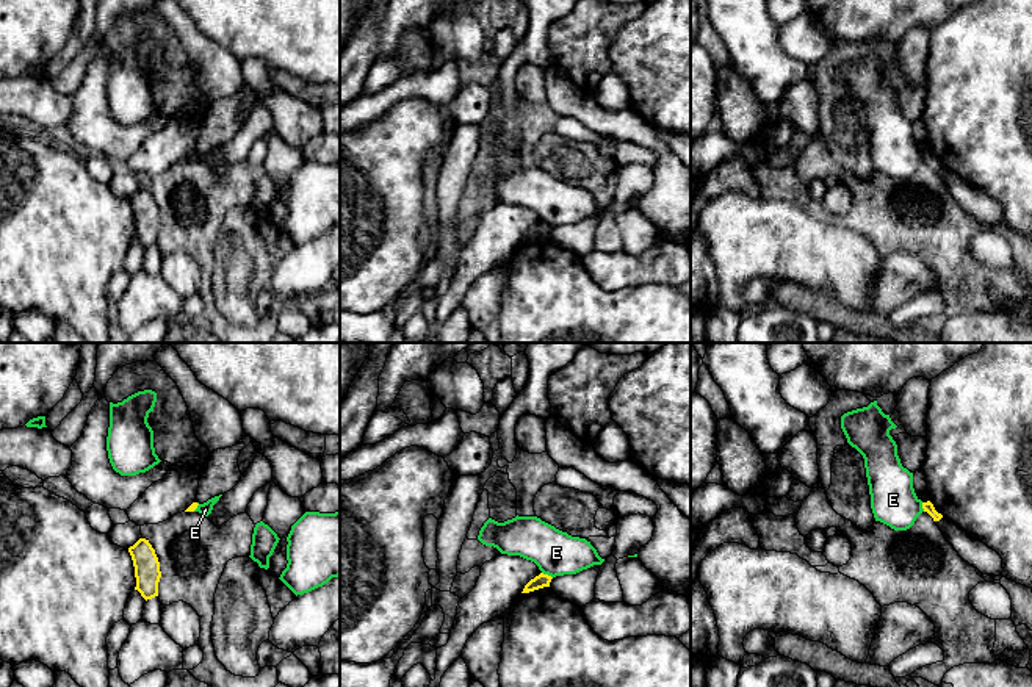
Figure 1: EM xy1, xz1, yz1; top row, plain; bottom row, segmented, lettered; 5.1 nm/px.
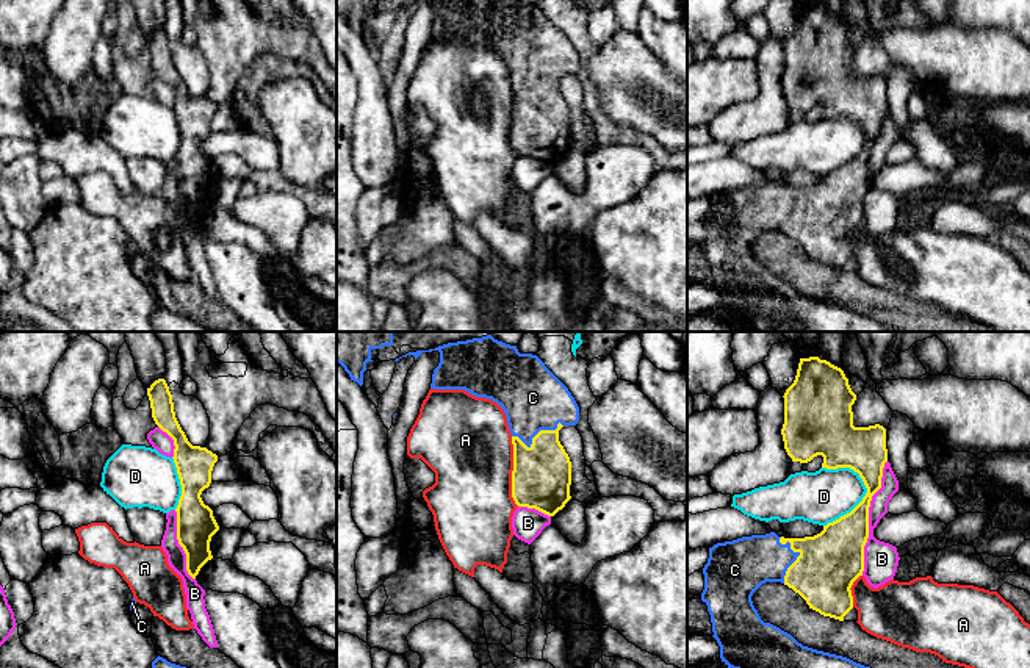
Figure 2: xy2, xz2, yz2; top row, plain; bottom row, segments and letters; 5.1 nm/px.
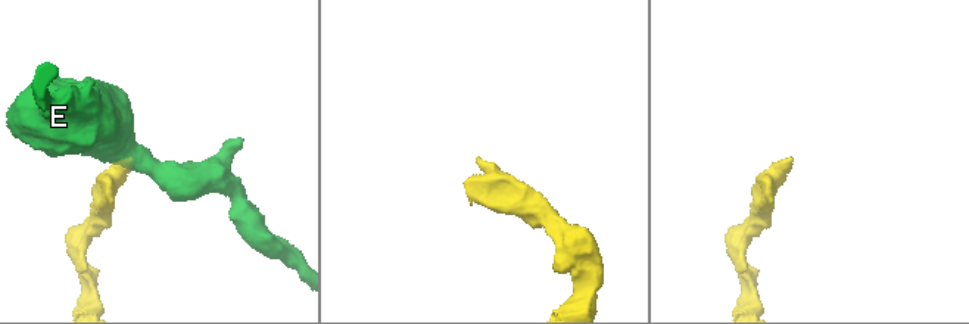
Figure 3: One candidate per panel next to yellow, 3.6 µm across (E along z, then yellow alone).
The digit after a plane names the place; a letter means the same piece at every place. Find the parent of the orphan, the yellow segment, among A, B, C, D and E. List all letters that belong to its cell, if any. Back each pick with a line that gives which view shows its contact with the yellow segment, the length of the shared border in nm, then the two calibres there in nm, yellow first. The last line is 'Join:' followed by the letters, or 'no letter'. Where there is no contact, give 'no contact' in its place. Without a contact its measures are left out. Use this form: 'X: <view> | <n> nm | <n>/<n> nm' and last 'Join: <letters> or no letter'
C: xz2 | 280 nm | 300/320 nm
Join: C

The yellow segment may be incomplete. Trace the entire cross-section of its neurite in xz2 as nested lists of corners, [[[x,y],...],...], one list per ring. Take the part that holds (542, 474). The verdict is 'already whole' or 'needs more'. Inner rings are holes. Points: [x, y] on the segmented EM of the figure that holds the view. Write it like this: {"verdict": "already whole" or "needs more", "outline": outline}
{"verdict": "needs more", "outline": [[[487,335],[482,338],[473,338],[473,339],[466,339],[466,341],[448,343],[448,344],[443,344],[443,346],[438,346],[438,347],[429,349],[429,350],[409,352],[402,357],[413,355],[415,358],[418,358],[423,352],[432,352],[432,350],[440,352],[440,363],[434,369],[430,388],[434,388],[434,390],[465,390],[476,397],[492,399],[504,410],[507,424],[509,424],[509,430],[512,433],[512,444],[513,444],[512,497],[513,497],[515,504],[518,507],[535,508],[548,516],[554,516],[571,499],[571,496],[570,496],[571,461],[570,461],[570,457],[565,452],[564,446],[559,441],[559,430],[564,426],[576,426],[579,421],[579,407],[578,407],[574,397],[571,396],[571,393],[568,391],[568,388],[545,366],[545,363],[537,355],[520,354],[517,346],[510,346],[502,341],[498,341],[492,335]]]}

